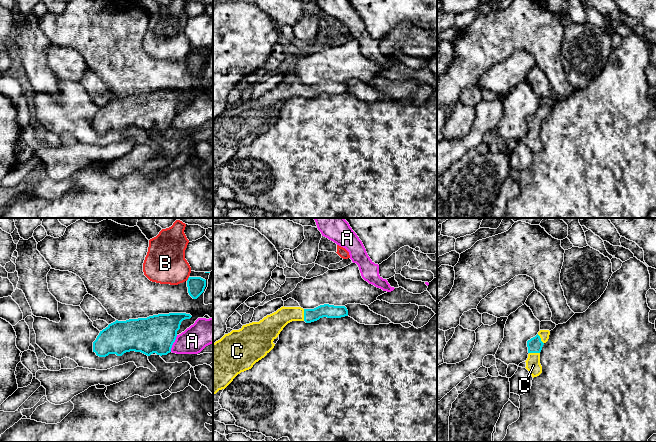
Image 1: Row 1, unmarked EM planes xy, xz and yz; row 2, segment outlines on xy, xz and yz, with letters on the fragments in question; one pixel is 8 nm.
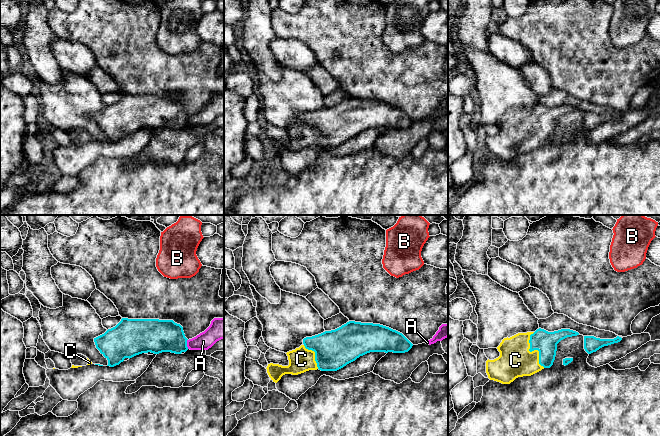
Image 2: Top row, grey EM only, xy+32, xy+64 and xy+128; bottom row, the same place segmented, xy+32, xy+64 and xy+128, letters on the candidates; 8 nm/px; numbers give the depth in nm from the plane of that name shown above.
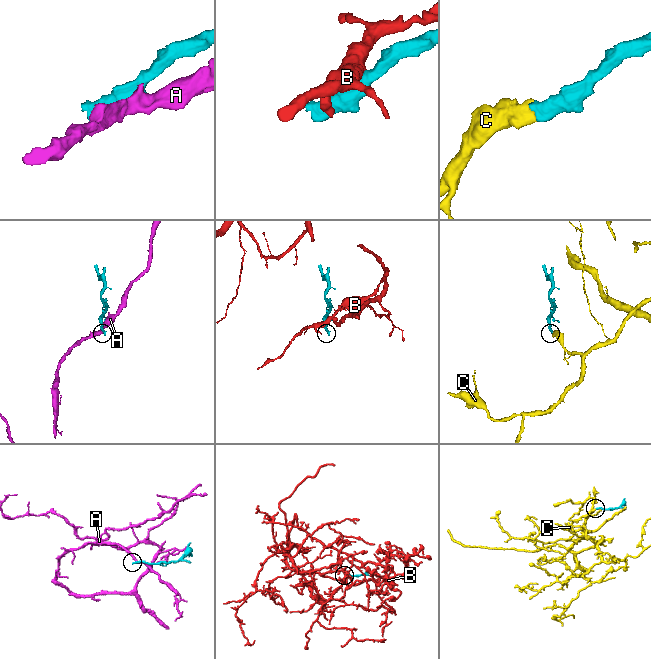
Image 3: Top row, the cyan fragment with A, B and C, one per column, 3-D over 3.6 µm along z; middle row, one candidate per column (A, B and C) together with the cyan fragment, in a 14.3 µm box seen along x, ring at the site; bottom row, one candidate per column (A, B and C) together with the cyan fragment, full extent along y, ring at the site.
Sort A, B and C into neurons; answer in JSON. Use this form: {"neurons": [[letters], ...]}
{"neurons": [["A"], ["B"], ["C"]]}

